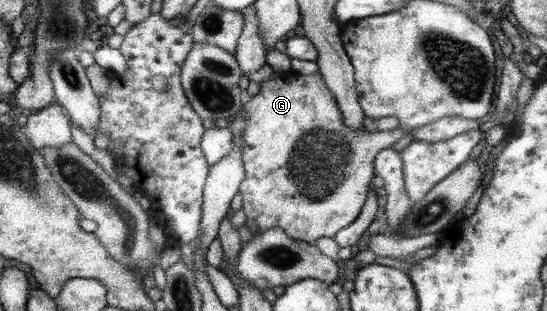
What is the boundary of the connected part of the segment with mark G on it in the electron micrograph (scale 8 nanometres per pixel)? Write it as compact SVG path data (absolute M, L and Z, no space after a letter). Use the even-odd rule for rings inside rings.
M295 71L275 72L267 81L261 81L259 87L261 89L257 95L245 97L241 108L247 121L243 127L241 145L241 159L246 175L240 185L240 193L243 195L242 210L247 218L258 223L259 230L281 228L290 238L310 244L315 244L321 237L333 238L342 227L351 225L359 217L371 192L369 183L375 177L376 152L391 148L393 143L407 136L416 141L435 144L480 128L478 120L444 117L413 131L399 128L378 133L369 133L365 129L351 130L343 124L343 114L319 71L314 75L298 75Z

